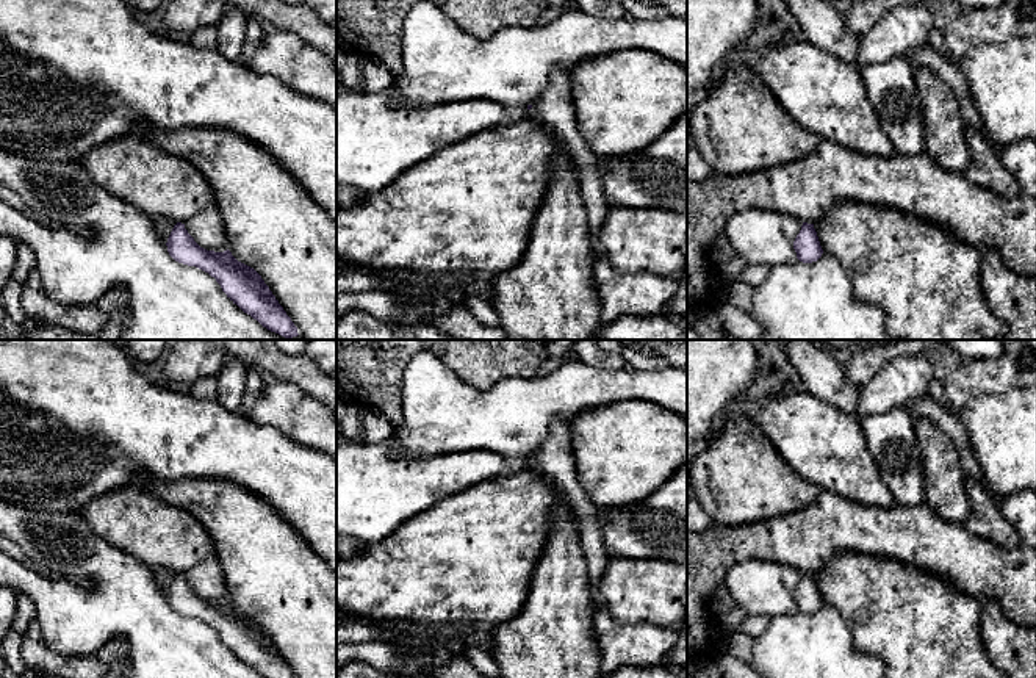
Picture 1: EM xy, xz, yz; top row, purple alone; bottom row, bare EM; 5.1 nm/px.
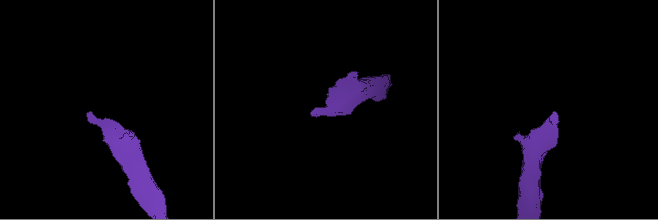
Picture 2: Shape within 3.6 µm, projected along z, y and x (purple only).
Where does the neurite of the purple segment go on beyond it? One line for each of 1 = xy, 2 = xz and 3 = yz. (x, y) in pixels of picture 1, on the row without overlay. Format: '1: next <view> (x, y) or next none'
1: next none
2: next none
3: next none

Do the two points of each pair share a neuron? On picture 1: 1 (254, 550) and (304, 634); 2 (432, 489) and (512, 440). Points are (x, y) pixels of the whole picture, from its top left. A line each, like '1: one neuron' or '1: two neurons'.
1: one neuron
2: two neurons

